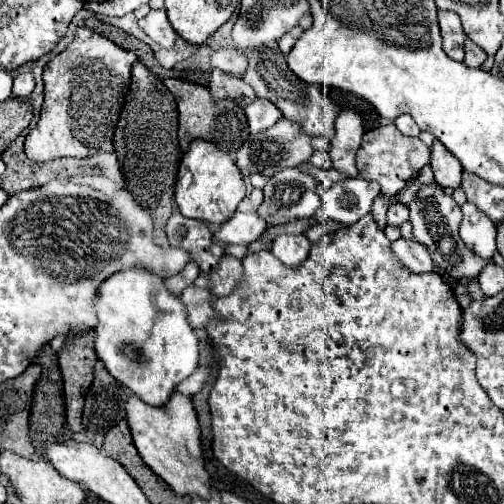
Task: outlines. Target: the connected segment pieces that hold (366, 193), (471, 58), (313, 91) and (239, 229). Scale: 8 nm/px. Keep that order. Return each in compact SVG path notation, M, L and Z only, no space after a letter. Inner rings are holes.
M361 177L345 179L331 187L319 185L317 193L321 197L321 209L317 211L317 217L321 221L331 219L341 225L353 225L363 215L371 213L373 199L379 191L377 183L367 183Z
M467 39L465 41L465 63L469 67L481 67L485 63L485 59L487 59L487 53L481 47L477 47L473 41Z
M271 49L265 51L249 51L247 53L249 67L245 73L245 83L249 83L255 91L257 97L269 99L279 111L283 113L285 119L301 125L301 129L307 135L321 135L327 139L335 137L335 117L339 115L339 106L335 104L327 95L325 95L317 85L307 85L303 83L289 67L283 55L273 53Z
M237 211L217 233L215 239L223 243L239 243L249 245L255 239L261 237L261 233L267 229L267 223L257 213L243 213Z

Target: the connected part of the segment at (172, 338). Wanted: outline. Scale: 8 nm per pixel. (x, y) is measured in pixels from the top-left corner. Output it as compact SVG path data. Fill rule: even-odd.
M129 267L109 275L95 291L95 353L105 369L149 405L165 405L177 383L199 365L199 339L187 321L185 303L173 295L165 279L145 267Z

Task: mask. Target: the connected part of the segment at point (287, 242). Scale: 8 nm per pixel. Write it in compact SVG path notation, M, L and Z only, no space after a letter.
M279 235L273 241L271 253L287 267L299 267L311 253L311 243L305 235Z

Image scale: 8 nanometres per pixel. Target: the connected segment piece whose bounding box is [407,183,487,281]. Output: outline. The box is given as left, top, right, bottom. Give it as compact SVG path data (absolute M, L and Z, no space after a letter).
M427 183L421 185L421 191L417 197L407 205L411 213L411 225L413 225L413 237L415 241L423 243L429 251L433 251L433 261L445 269L455 281L461 275L469 275L469 279L475 279L479 271L487 265L487 261L477 259L459 237L459 223L461 223L461 207L455 203L451 195L445 193L445 189L439 183Z

